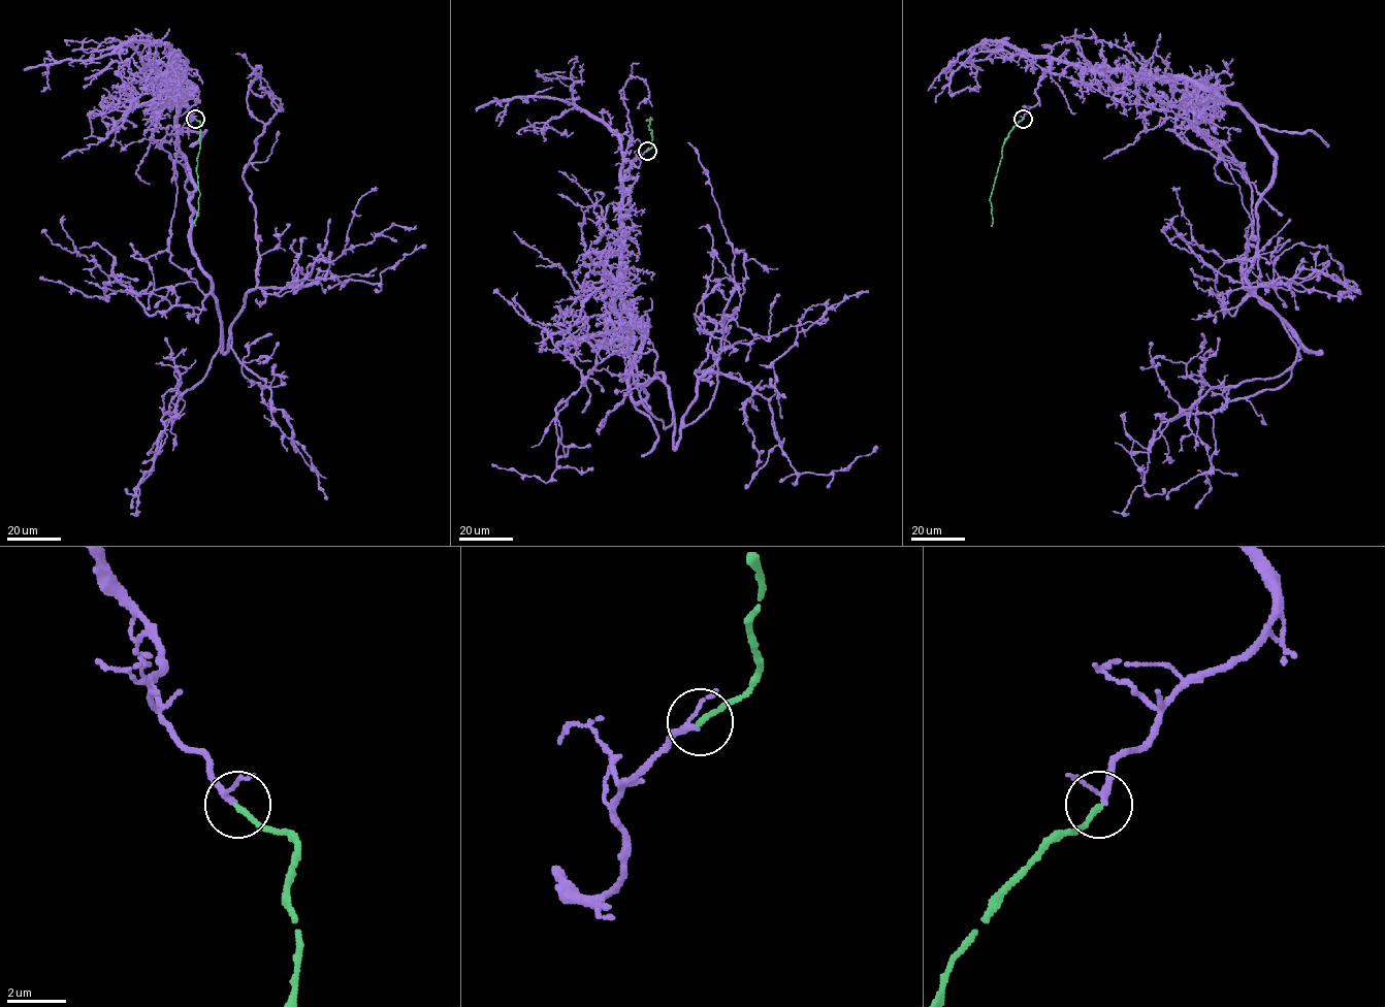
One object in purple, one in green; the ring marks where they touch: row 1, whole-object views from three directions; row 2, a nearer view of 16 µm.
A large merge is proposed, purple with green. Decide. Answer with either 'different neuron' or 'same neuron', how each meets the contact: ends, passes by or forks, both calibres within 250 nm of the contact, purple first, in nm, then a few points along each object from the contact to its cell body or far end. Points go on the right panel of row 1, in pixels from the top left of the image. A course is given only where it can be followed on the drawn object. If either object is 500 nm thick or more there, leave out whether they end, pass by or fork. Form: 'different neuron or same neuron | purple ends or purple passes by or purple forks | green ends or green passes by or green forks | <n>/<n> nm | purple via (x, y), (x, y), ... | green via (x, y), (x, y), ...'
same neuron | purple passes by | green ends | 170/180 nm | purple via (1023, 119), (1053, 60), (1235, 104), (1275, 157), (1247, 283), (1321, 351), (1244, 286), (1220, 141), (1015, 54) | green via (1023, 119), (1002, 147), (990, 197), (991, 226)

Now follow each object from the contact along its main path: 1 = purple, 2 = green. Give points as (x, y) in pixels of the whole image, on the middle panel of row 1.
1: (647, 151), (621, 181), (618, 290), (643, 332), (631, 396), (663, 375), (674, 449), (735, 286), (687, 142)
2: (647, 151), (652, 145), (652, 130), (648, 129), (652, 119), (647, 119)

